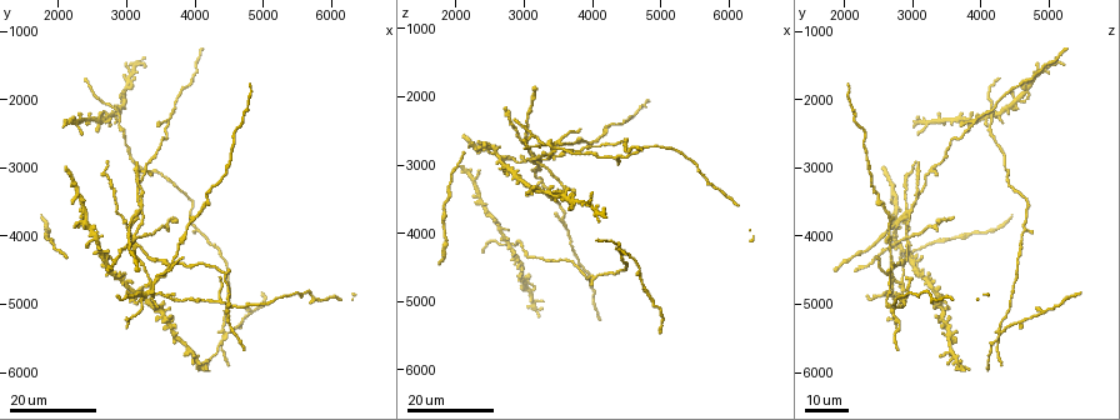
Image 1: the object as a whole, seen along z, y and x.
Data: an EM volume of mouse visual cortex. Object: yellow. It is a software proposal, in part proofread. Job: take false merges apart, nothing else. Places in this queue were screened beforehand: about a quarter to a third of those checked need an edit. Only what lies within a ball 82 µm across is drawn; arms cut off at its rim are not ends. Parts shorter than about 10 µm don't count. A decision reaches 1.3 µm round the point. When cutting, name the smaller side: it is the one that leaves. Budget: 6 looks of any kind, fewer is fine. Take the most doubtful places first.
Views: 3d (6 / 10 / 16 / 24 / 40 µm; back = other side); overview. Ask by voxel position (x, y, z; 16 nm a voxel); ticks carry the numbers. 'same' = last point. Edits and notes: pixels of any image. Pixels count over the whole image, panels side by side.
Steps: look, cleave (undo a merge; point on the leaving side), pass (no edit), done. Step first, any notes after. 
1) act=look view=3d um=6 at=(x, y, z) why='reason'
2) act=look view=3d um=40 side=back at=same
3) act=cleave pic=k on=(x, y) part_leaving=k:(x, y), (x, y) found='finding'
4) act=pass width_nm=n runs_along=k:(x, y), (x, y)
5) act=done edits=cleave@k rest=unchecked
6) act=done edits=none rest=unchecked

act=look view=3d um=16 at=(4450, 5400, 4300) why='four or more arms meet'

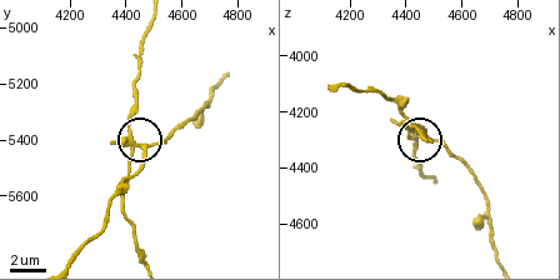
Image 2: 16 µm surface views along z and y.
act=look view=3d um=6 at=same why='zoom in'

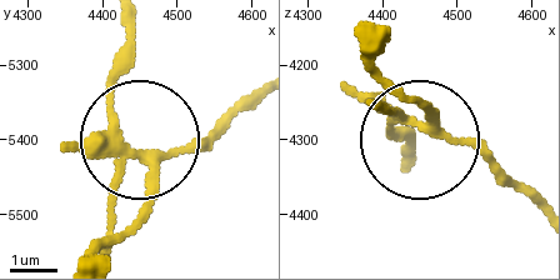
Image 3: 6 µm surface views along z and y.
act=cleave pic=3 on=(115, 73) width_nm=200 part_leaving=3:(119, 136), (106, 81), (130, 21) found='two neurons meet here'

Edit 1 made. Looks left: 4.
act=look view=3d um=24 at=(3400, 4600, 2700) why='three arms meet'

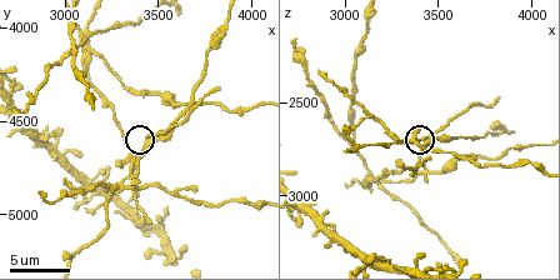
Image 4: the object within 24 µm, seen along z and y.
act=look view=3d um=10 at=(3440, 4640, 2700) why='closer look'

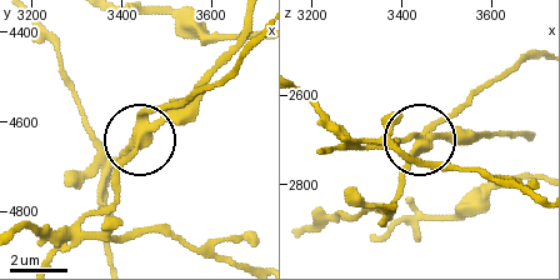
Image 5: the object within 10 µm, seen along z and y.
act=look view=3d um=10 side=back at=(3445, 4625, 2710)

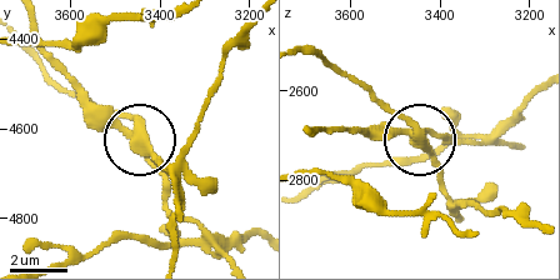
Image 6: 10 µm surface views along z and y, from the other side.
act=cleave pic=6 on=(159, 156) part_leaving=6:(139, 136), (163, 163), (183, 150), (228, 43), (246, 21) found='a second neuron is stuck on'

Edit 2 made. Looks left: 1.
act=done edits=cleave@3,cleave@6 rest=unchecked

